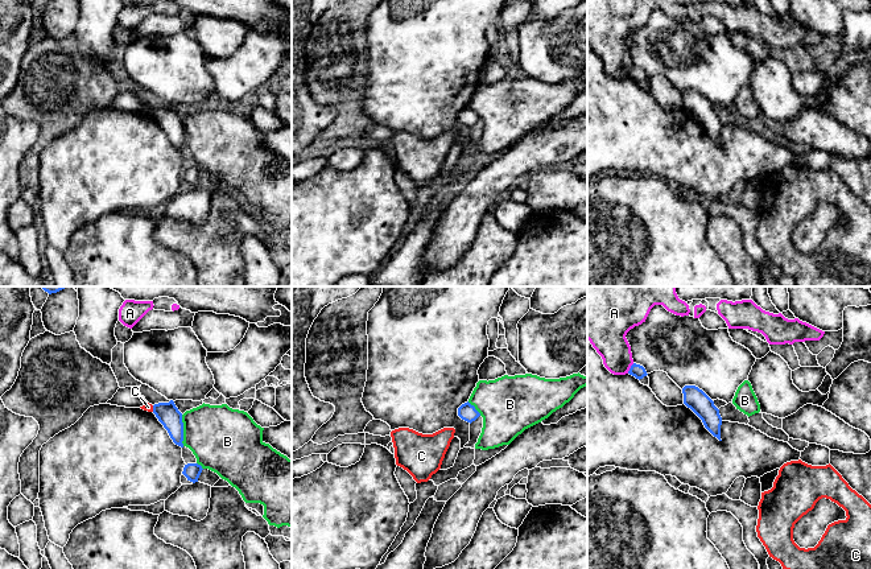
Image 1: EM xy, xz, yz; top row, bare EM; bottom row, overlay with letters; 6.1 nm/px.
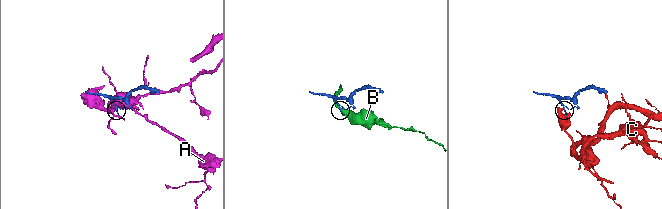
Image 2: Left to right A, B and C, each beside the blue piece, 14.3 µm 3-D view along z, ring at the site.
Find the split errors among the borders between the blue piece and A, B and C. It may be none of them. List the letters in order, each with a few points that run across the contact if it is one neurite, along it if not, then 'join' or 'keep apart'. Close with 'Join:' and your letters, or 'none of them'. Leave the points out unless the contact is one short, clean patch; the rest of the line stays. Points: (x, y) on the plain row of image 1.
A: keep apart
B: xy (181, 119), (184, 149) | keep apart
C: xy (152, 110), (153, 115) | keep apart
Join: none of them

